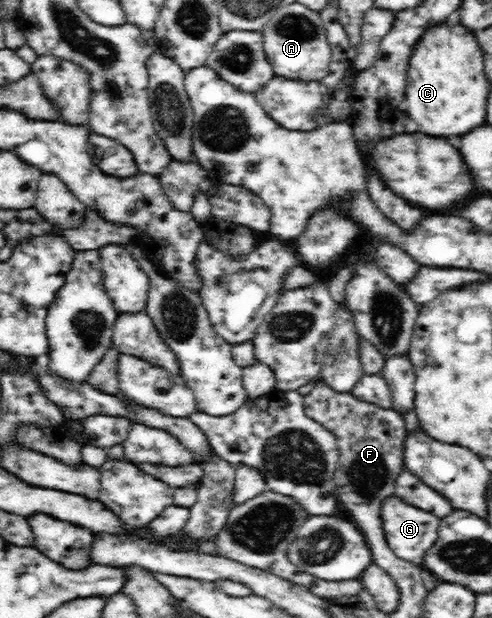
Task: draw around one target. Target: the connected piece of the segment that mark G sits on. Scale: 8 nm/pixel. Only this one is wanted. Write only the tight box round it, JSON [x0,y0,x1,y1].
[381,496,441,569]

